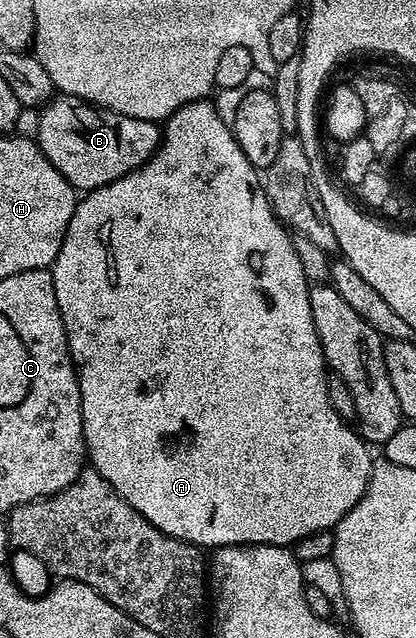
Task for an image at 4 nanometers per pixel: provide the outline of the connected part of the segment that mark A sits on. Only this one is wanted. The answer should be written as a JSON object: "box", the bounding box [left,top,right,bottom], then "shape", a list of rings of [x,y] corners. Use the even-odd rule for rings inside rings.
{"box":[49,99,373,549],"shape":[[[198,99],[196,103],[185,105],[177,109],[169,116],[161,127],[161,138],[159,147],[151,154],[151,159],[145,166],[139,167],[136,171],[130,171],[125,177],[113,181],[104,187],[98,187],[86,192],[76,202],[73,209],[73,217],[69,217],[69,229],[65,229],[65,237],[61,241],[61,249],[57,253],[54,263],[49,268],[53,277],[53,289],[57,293],[57,309],[61,309],[61,317],[67,334],[67,351],[75,363],[75,376],[79,378],[79,392],[81,393],[81,417],[83,418],[83,441],[87,445],[87,459],[90,466],[117,489],[117,493],[145,521],[152,523],[161,533],[165,533],[174,539],[180,539],[186,543],[193,543],[200,549],[214,549],[216,547],[232,547],[233,545],[277,545],[278,547],[291,547],[318,531],[330,531],[339,524],[341,517],[361,501],[365,489],[369,485],[369,477],[373,466],[371,459],[372,448],[368,446],[362,435],[348,420],[341,418],[337,409],[329,401],[329,389],[327,388],[327,376],[329,368],[323,360],[323,350],[317,329],[313,325],[313,313],[309,309],[309,293],[311,287],[305,277],[305,269],[301,269],[301,261],[297,258],[297,249],[292,232],[283,226],[283,222],[275,215],[271,208],[271,202],[267,194],[263,192],[260,172],[241,153],[241,145],[237,145],[235,134],[231,132],[230,126],[217,113],[214,102],[207,99]]]}

